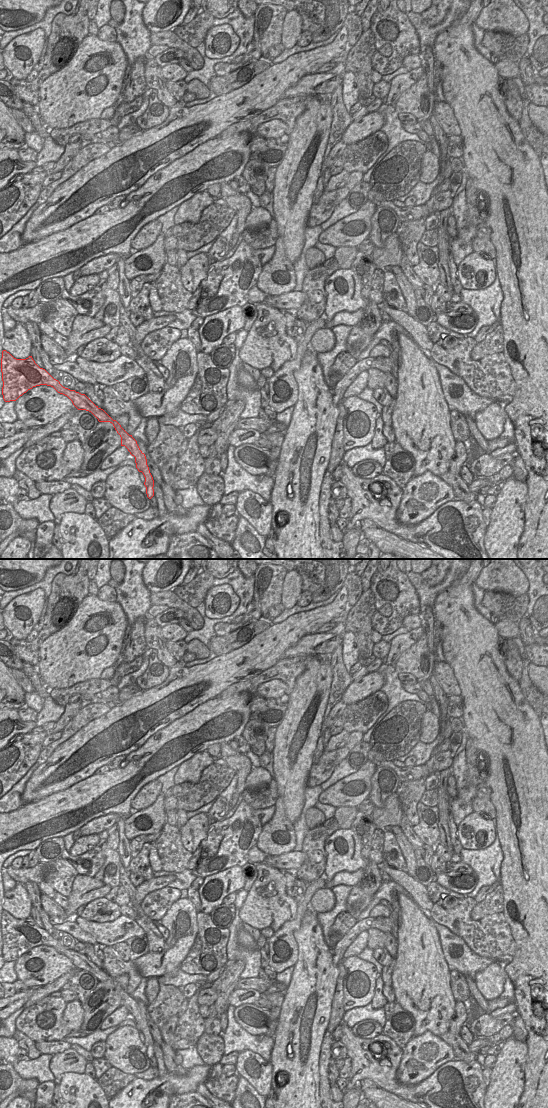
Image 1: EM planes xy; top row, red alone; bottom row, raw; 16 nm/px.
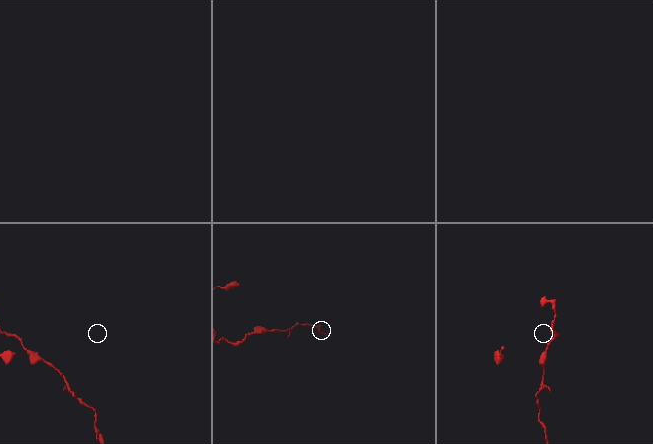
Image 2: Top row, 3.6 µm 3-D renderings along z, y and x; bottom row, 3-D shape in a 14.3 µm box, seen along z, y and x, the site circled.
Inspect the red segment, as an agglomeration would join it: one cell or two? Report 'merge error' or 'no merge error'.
no merge error

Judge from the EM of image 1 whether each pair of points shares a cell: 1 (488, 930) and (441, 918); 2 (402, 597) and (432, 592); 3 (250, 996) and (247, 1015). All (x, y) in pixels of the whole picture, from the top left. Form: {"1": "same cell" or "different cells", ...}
{"1": "same cell", "2": "different cells", "3": "different cells"}

